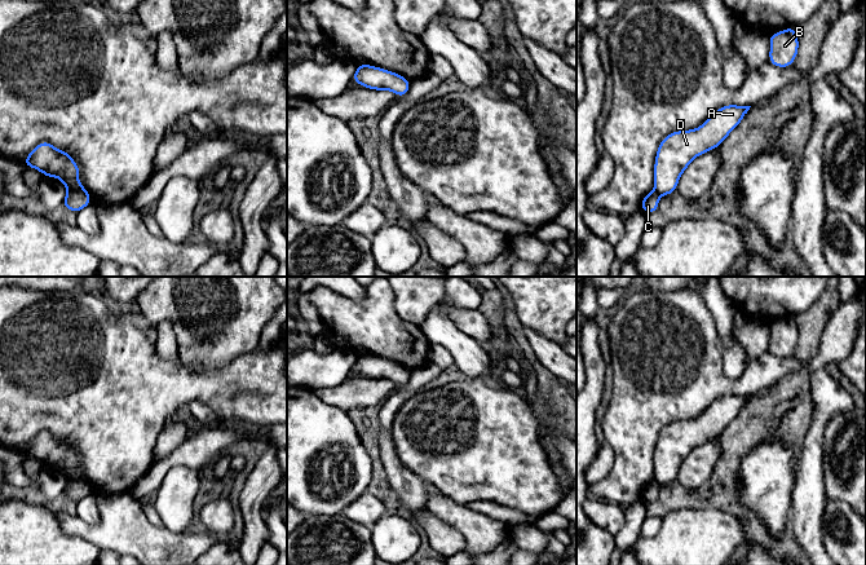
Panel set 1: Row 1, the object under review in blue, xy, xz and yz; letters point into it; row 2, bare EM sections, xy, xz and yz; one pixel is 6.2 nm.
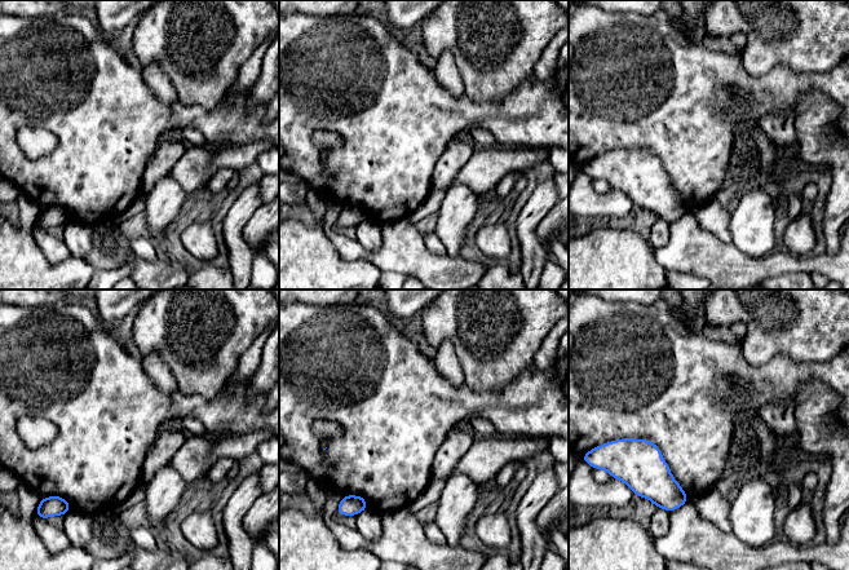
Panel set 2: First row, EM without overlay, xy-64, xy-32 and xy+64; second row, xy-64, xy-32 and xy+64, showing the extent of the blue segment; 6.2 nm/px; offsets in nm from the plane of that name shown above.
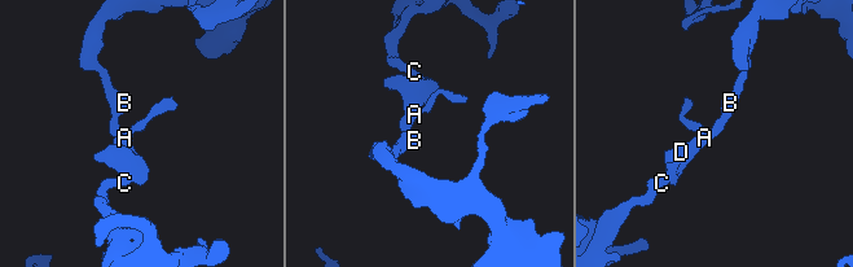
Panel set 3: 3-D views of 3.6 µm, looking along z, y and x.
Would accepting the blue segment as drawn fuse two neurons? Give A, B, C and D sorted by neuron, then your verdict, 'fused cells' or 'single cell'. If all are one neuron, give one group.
A B D / C; fused cells

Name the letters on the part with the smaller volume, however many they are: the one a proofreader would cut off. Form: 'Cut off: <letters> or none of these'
Cut off: C

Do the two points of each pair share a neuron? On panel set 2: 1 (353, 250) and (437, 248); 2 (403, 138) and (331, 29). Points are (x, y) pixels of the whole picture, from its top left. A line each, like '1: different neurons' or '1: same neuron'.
1: different neurons
2: same neuron

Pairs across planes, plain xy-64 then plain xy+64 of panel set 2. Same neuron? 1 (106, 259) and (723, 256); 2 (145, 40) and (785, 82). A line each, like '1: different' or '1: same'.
1: same
2: different

